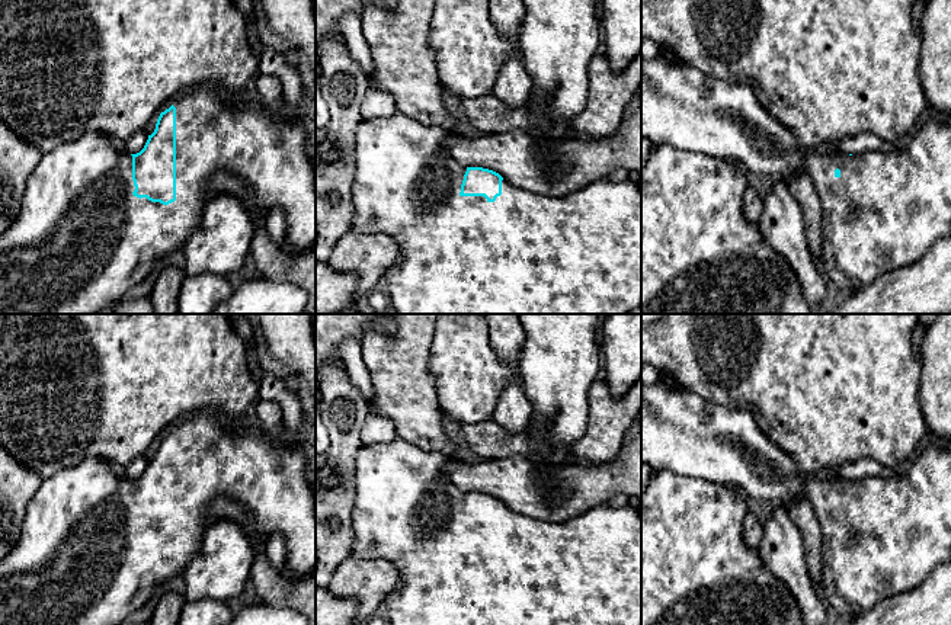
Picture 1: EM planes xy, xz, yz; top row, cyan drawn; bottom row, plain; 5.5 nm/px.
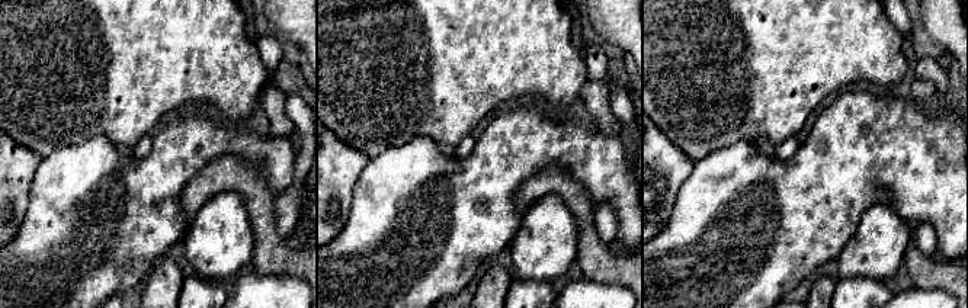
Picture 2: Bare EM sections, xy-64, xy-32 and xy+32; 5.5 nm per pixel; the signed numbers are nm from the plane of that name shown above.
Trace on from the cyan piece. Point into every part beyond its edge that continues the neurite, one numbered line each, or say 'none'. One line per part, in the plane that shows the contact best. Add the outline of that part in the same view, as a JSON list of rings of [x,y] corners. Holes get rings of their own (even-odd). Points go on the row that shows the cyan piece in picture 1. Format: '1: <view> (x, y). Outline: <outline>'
1: xy (82, 239). Outline: [[[201,86],[189,90],[176,108],[176,201],[163,205],[151,202],[147,198],[137,198],[132,180],[132,156],[127,151],[119,151],[112,147],[108,135],[99,132],[87,132],[83,137],[61,144],[45,153],[26,182],[25,196],[19,215],[12,225],[0,234],[0,314],[96,314],[111,304],[121,301],[124,294],[143,282],[151,272],[156,272],[164,259],[174,250],[185,247],[188,238],[201,222],[201,217],[206,202],[217,196],[218,190],[208,188],[208,180],[217,172],[228,172],[240,177],[254,195],[254,208],[268,214],[272,208],[281,208],[286,219],[286,243],[295,250],[307,250],[316,244],[316,169],[310,158],[313,145],[307,140],[304,118],[286,109],[282,118],[273,116],[263,105],[259,109],[247,109],[240,106],[236,97],[221,97],[218,90],[208,86]]]

